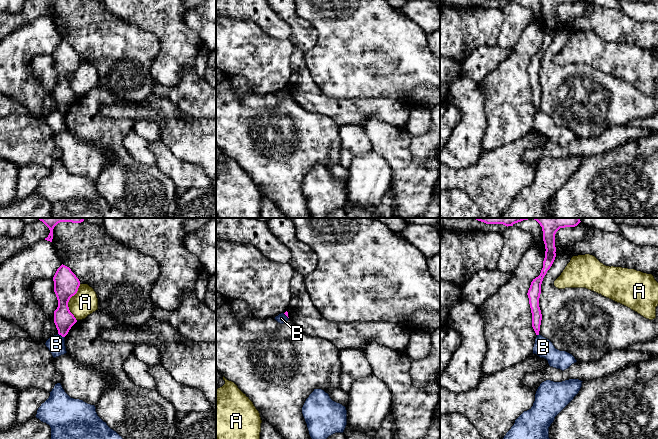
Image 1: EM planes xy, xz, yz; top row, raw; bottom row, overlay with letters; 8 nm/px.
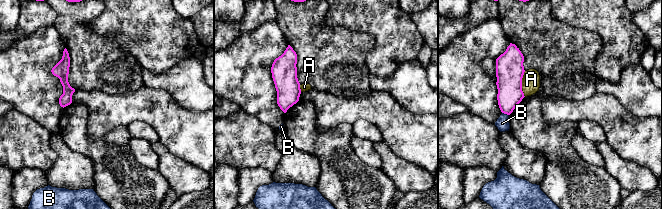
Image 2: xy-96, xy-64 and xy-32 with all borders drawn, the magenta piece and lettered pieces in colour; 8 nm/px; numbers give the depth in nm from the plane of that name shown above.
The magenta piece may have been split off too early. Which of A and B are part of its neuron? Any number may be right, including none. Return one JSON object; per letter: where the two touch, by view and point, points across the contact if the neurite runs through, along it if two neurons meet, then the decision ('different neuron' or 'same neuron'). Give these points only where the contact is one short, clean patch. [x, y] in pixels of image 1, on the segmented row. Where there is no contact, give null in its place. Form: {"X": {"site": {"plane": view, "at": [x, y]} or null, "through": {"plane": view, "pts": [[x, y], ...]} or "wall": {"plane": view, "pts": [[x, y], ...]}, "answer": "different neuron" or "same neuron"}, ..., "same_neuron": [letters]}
{"A": {"site": {"plane": "xy", "at": [68, 301]}, "wall": {"plane": "xy", "pts": [[80, 284], [68, 302], [68, 309], [76, 320]]}, "answer": "different neuron"}, "B": {"site": {"plane": "xy", "at": [61, 335]}, "wall": {"plane": "xy", "pts": [[58, 333], [64, 337]]}, "answer": "different neuron"}, "same_neuron": []}

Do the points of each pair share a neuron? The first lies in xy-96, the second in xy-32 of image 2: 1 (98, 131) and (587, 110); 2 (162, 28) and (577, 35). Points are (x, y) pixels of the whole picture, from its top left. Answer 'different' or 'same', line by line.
1: same
2: different

